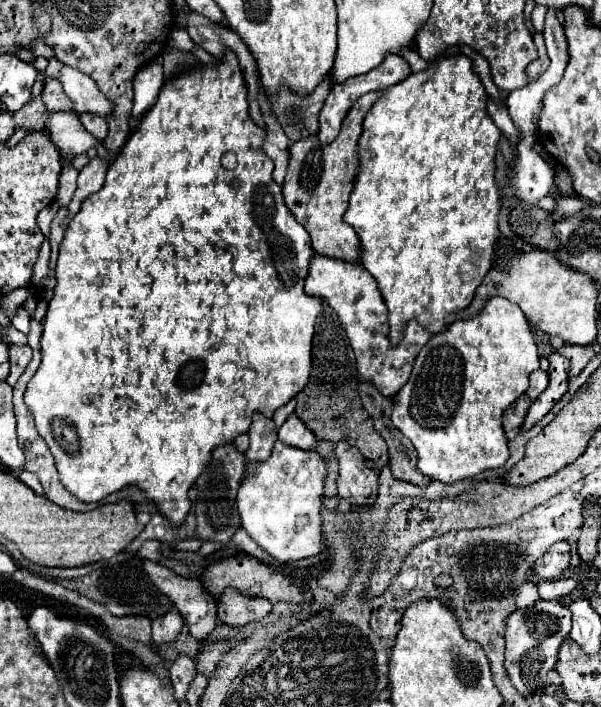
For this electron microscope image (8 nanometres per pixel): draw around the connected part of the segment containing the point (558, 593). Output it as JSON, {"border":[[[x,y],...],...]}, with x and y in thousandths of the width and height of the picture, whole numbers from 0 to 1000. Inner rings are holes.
{"border":[[[950,816],[950,819],[927,819],[927,822],[897,822],[894,833],[897,833],[897,844],[903,850],[923,850],[943,839],[950,839],[963,825],[963,816]]]}

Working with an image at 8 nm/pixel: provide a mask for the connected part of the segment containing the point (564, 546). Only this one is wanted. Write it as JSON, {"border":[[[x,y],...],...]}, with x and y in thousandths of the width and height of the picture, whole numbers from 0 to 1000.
{"border":[[[930,765],[923,768],[903,788],[897,788],[887,799],[887,808],[897,819],[927,819],[947,802],[947,768]]]}

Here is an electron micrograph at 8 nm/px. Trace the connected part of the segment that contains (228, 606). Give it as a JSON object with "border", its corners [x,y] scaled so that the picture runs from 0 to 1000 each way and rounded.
{"border":[[[378,833],[361,853],[361,878],[381,887],[404,887],[418,878],[434,878],[451,861],[454,853],[444,853],[441,847],[404,847],[398,836]]]}

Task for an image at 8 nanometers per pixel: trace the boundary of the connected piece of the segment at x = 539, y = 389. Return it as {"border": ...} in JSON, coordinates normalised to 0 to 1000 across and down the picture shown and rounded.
{"border":[[[894,522],[894,525],[884,528],[880,536],[884,536],[884,545],[880,545],[880,550],[877,550],[877,559],[880,559],[884,564],[894,564],[894,562],[910,550],[910,545],[913,545],[913,533],[910,533],[907,525]]]}

